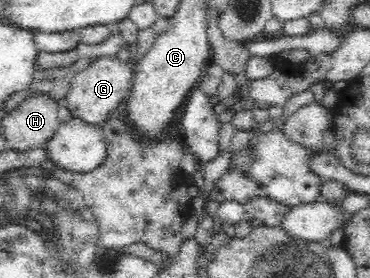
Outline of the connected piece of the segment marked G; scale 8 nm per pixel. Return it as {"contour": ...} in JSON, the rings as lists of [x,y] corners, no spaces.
{"contour":[[[117,56],[95,58],[86,69],[79,71],[74,77],[63,104],[73,117],[88,124],[103,125],[111,118],[111,112],[130,97],[134,75],[131,63],[124,64]]]}

